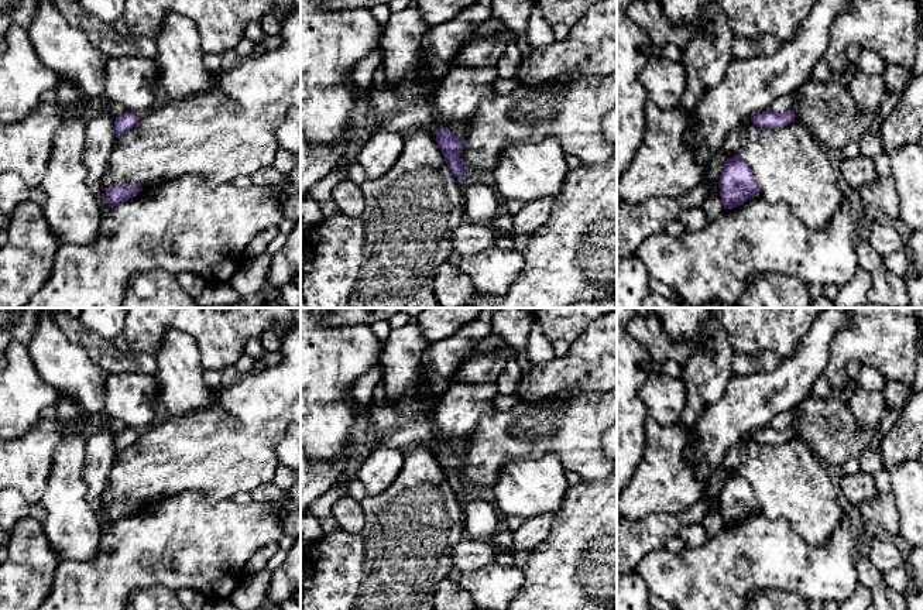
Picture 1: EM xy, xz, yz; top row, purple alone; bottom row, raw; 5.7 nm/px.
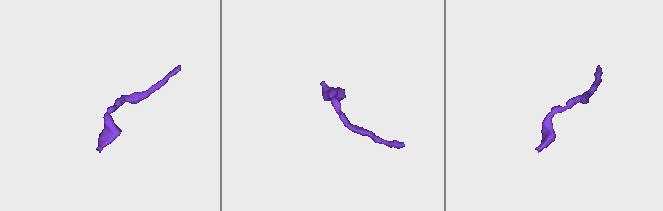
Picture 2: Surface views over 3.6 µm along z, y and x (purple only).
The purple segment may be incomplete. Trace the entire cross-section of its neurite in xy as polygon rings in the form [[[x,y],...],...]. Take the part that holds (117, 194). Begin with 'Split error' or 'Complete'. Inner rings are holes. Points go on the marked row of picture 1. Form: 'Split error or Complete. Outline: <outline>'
Complete. Outline: [[[131,184],[111,186],[111,188],[106,189],[107,205],[113,209],[120,202],[135,196],[141,191],[143,191],[143,188],[140,188],[137,185],[131,185]]]

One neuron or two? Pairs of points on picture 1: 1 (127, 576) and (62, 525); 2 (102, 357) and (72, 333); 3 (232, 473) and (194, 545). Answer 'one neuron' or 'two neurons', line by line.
1: two neurons
2: one neuron
3: two neurons

